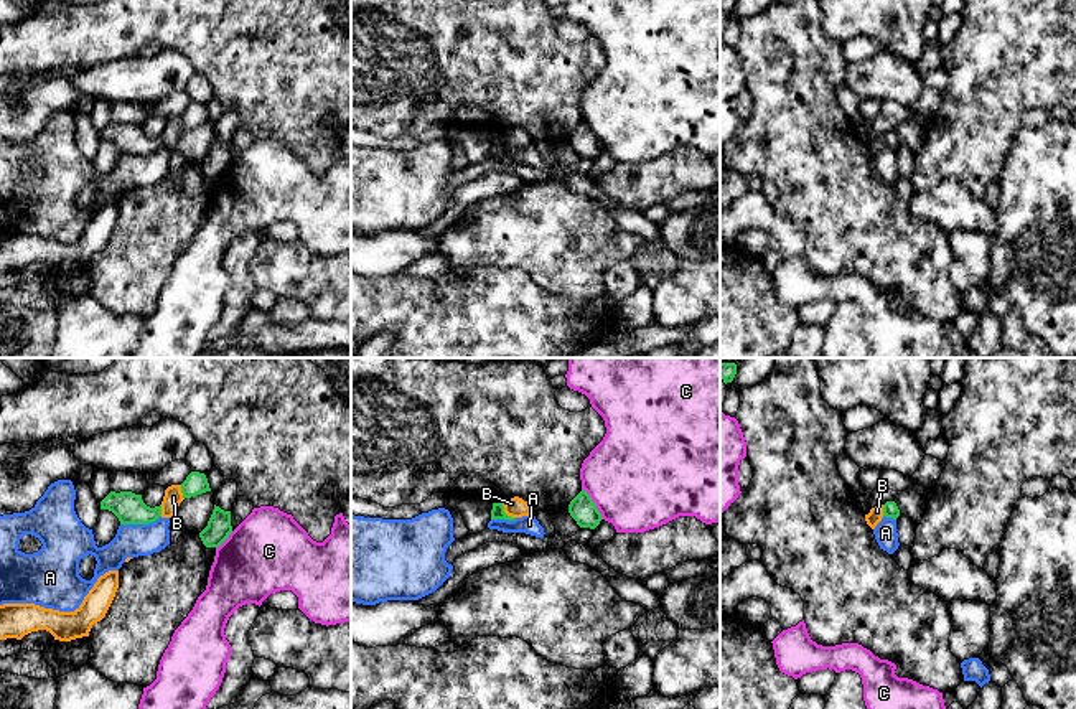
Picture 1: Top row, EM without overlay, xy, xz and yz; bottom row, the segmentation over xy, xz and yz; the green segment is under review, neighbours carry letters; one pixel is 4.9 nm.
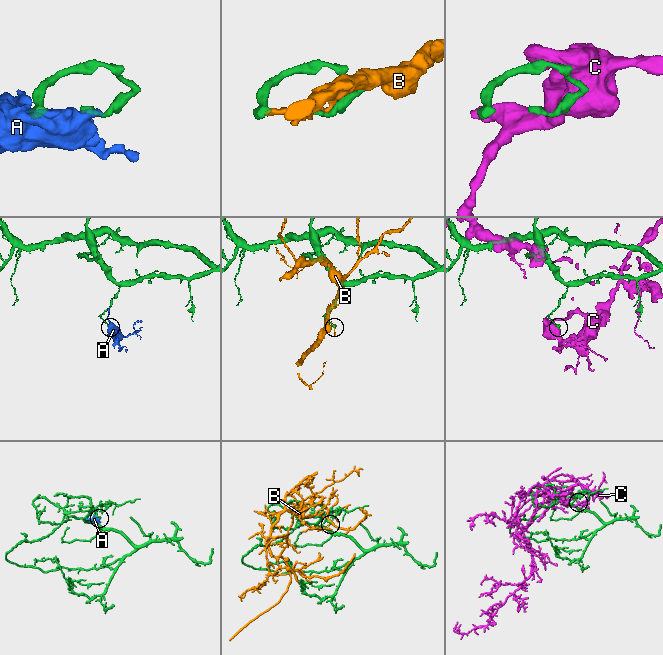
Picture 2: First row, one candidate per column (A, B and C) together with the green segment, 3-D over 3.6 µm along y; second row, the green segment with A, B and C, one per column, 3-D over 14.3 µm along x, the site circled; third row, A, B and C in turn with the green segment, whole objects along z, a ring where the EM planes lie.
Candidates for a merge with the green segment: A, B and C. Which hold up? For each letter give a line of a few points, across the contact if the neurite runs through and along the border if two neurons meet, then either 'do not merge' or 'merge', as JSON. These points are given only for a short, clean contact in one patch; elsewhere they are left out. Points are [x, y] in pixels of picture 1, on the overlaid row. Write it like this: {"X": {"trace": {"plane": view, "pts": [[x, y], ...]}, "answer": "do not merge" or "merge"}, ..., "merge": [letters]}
{"A": {"trace": {"plane": "xy", "pts": [[160, 515], [154, 521], [121, 525]]}, "answer": "do not merge"}, "B": {"answer": "do not merge"}, "C": {"answer": "do not merge"}, "merge": []}

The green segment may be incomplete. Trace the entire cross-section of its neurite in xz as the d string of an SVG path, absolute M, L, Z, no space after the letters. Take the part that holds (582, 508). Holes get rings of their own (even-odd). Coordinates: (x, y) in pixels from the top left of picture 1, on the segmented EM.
M582 490L568 505L570 516L577 521L580 528L590 528L595 529L601 518L601 513L598 511L596 505L590 498L590 495Z

